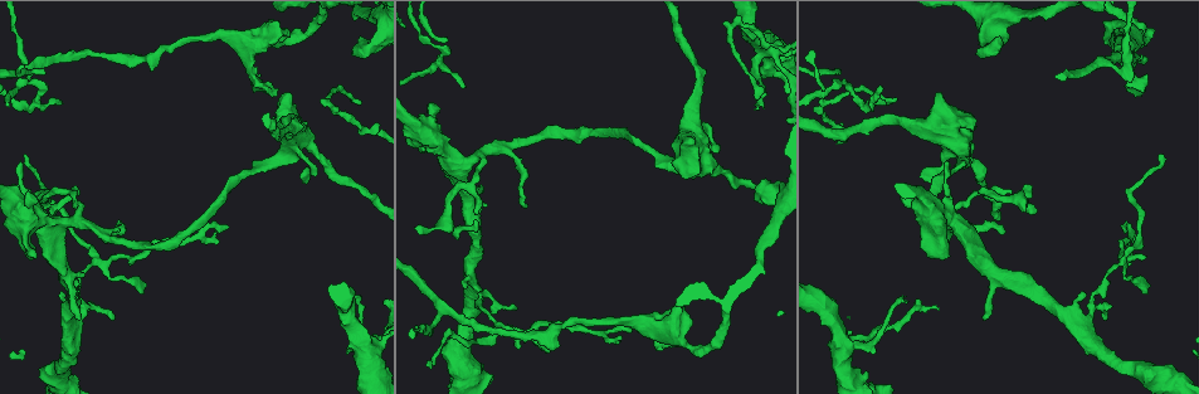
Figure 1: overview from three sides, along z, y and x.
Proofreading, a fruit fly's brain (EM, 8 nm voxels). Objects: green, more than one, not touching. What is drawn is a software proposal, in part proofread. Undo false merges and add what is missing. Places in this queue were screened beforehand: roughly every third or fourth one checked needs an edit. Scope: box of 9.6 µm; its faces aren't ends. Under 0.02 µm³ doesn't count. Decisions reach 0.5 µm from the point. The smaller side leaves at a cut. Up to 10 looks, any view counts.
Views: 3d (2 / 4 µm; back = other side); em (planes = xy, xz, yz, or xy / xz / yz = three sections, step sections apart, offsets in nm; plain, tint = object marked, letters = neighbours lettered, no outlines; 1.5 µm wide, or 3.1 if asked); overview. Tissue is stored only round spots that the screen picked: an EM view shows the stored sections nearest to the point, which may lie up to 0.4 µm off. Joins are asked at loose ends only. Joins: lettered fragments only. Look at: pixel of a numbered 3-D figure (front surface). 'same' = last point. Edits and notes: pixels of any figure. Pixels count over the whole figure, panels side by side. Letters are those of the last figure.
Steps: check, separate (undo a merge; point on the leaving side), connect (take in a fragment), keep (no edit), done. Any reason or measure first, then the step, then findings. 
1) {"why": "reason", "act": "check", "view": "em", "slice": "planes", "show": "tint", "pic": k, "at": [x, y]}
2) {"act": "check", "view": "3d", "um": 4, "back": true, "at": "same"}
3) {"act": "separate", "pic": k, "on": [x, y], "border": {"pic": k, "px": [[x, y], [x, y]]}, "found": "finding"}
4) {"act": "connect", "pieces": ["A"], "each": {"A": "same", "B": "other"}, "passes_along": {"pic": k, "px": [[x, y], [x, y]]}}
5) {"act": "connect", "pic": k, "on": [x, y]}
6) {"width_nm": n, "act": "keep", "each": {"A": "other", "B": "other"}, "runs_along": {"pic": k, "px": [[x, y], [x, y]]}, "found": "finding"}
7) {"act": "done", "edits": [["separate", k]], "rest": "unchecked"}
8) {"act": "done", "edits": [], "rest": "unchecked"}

{"why": "tapers out", "act": "check", "view": "3d", "um": 2, "pic": 1, "at": [885, 99]}

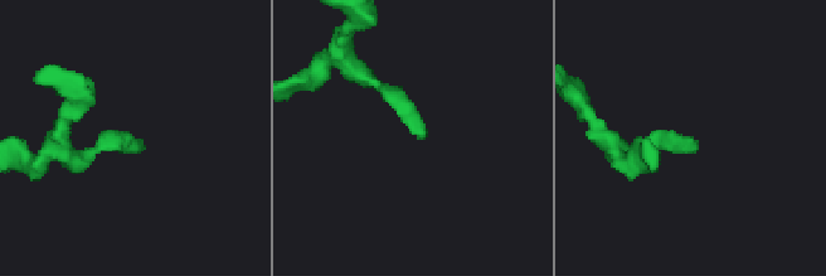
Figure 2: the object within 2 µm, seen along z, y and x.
{"act": "check", "view": "em", "slice": "xy", "step": 4, "show": "letters", "pic": 2, "at": [422, 138]}

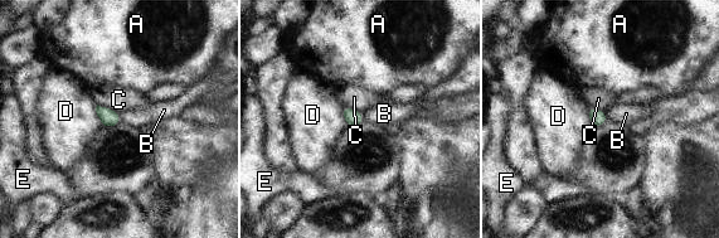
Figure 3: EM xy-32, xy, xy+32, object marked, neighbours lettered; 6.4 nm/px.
{"act": "check", "view": "em", "slice": "planes", "show": "letters", "at": "same"}

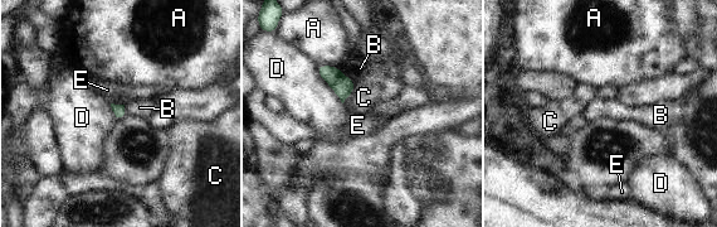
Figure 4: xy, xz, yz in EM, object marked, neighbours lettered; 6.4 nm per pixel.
{"act": "keep", "each": {"A": "other", "B": "other", "C": "other", "D": "other", "E": "other"}, "border": {"pic": 4, "px": [[316, 66], [317, 73], [342, 104]]}, "found": "none of them fits"}

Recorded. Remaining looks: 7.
{"why": "end of a long branch", "act": "check", "view": "3d", "um": 4, "pic": 1, "at": [1162, 154]}

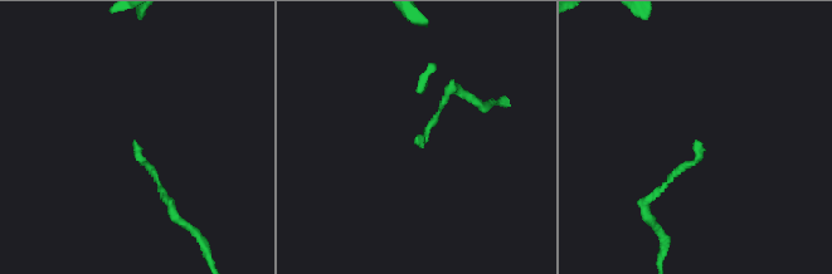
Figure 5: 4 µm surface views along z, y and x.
{"act": "check", "view": "em", "slice": "xy", "step": 4, "show": "letters", "pic": 5, "at": [135, 140]}

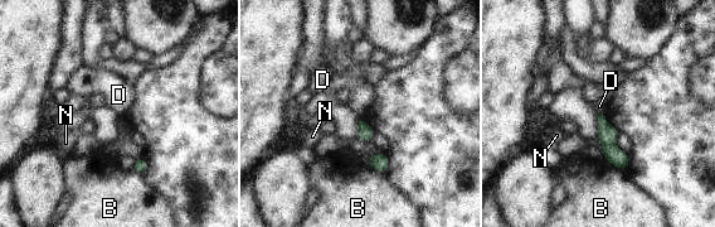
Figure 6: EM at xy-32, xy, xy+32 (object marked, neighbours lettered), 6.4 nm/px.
{"act": "check", "view": "em", "slice": "planes", "show": "letters", "at": "same"}

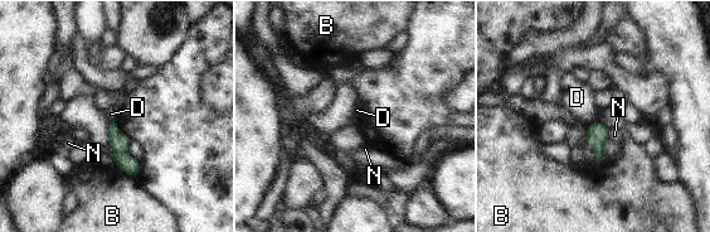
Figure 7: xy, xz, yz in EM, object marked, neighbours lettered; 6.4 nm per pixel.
{"act": "keep", "each": {"B": "other", "D": "other", "N": "other"}, "runs_along": {"pic": 7, "px": [[112, 125], [122, 159], [136, 173]]}, "found": "no lettered fragment goes on from it"}

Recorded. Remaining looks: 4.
{"why": "an open end", "act": "check", "view": "3d", "um": 2, "pic": 1, "at": [1025, 188]}

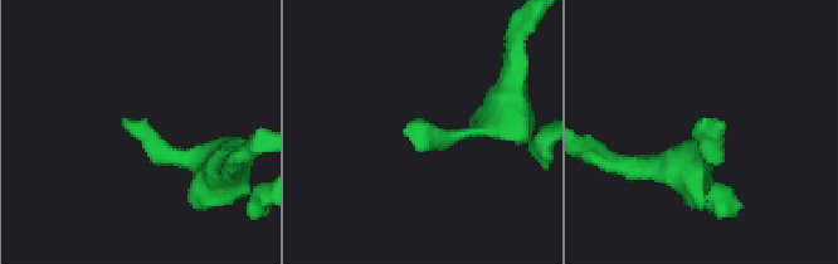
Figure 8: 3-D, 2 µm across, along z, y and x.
{"why": "shape alone is not enough", "act": "check", "view": "em", "slice": "planes", "show": "letters", "pic": 8, "at": [698, 123]}

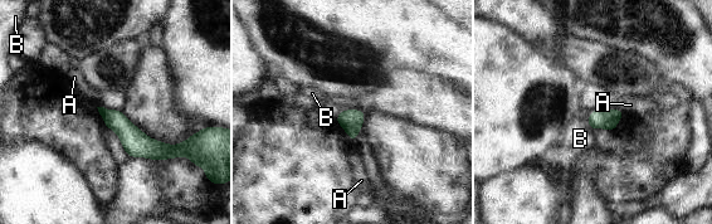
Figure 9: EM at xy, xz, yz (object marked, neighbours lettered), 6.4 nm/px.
{"width_nm": 130, "act": "keep", "each": {"A": "other", "B": "other"}, "runs_along": {"pic": 9, "px": [[102, 111], [140, 145], [174, 151]]}, "found": "no lettered fragment goes on from it"}

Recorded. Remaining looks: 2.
{"act": "check", "view": "em", "slice": "xy", "step": 8, "show": "tint", "pic": 1, "at": [755, 109]}

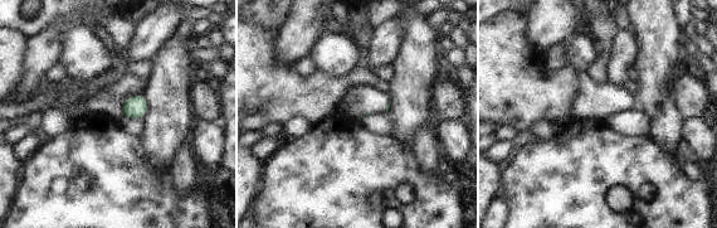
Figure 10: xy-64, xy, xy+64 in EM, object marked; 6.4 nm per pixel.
{"why": "another direction", "act": "check", "view": "em", "slice": "planes", "show": "letters", "at": "same"}

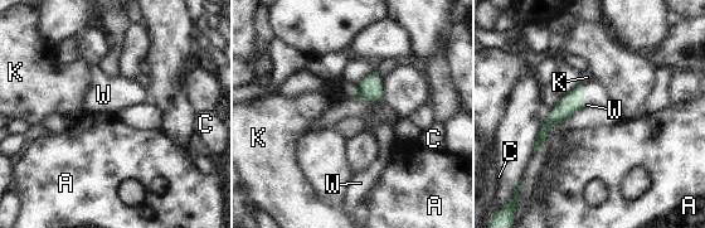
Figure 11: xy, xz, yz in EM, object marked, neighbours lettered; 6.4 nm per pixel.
{"longest_contact_nm": ["W", 200], "act": "connect", "pic": 11, "on": [383, 131], "each": {"A": "other", "C": "other", "K": "other", "W": "same"}, "passes_along": {"pic": 11, "px": [[370, 88], [363, 101], [383, 131]]}, "found": "it goes on there"}

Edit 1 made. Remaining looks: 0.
{"act": "done", "edits": [["connect", 11]], "rest": "unchecked"}

